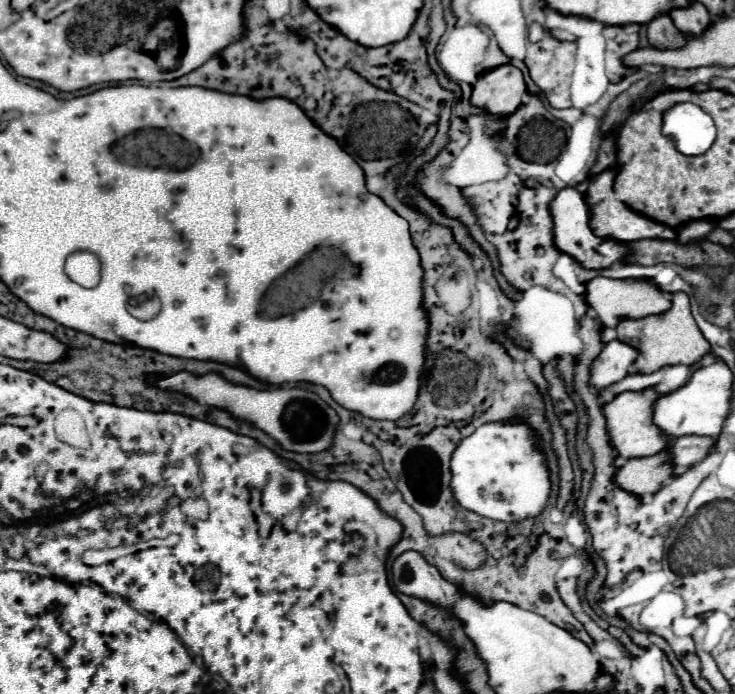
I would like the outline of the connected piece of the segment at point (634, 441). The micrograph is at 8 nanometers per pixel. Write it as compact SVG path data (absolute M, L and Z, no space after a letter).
M626 391L616 395L610 403L604 405L604 417L606 417L606 433L610 439L610 447L616 455L632 459L632 457L648 457L648 455L656 455L664 449L664 435L660 435L660 431L656 431L656 427L652 427L652 403L656 401L656 397L650 397L646 393L634 393L634 391Z

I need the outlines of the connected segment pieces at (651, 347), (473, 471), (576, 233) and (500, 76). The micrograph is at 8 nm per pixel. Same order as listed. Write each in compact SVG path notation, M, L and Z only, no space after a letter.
M686 293L672 295L672 307L666 313L650 315L644 319L622 319L616 325L618 339L638 351L634 369L638 373L654 373L668 365L694 365L702 355L710 351L710 343L702 337L696 321L690 313L690 303Z
M486 423L460 439L450 459L452 493L458 505L496 521L520 521L538 515L550 495L550 471L534 433L524 423Z
M564 187L550 201L550 215L554 221L554 245L558 251L570 255L586 269L606 269L612 263L624 261L628 249L624 243L616 243L614 239L596 239L592 229L588 227L588 203L584 203L584 195L572 187Z
M502 65L478 77L472 87L470 105L494 117L506 117L520 107L520 99L524 93L526 85L520 69L512 65Z

